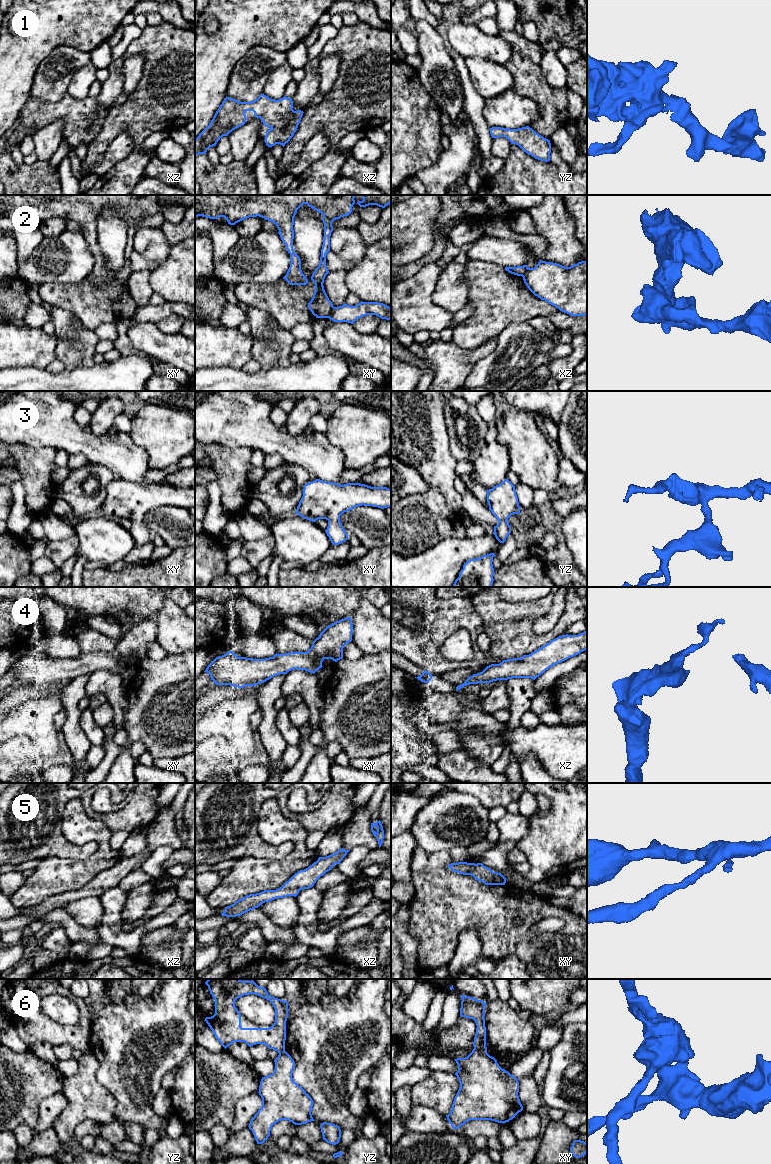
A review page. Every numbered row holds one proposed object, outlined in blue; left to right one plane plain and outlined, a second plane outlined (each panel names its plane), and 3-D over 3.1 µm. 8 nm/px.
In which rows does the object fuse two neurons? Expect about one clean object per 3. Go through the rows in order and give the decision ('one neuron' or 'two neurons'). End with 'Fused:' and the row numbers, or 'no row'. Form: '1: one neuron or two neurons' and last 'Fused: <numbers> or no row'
1: one neuron
2: two neurons
3: one neuron
4: one neuron
5: one neuron
6: two neurons
Fused: 2, 6

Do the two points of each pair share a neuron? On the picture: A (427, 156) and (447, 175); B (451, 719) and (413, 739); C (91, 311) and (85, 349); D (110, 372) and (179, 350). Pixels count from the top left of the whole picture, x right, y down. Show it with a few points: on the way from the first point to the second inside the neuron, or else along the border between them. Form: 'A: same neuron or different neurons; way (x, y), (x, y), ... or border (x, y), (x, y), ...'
A: different neurons; border (443, 150), (431, 165), (419, 170), (414, 175)
B: same neuron; way (434, 705), (416, 705), (407, 714), (407, 722)
C: different neurons; border (72, 312), (85, 326), (93, 330)
D: different neurons; border (138, 352), (147, 357)

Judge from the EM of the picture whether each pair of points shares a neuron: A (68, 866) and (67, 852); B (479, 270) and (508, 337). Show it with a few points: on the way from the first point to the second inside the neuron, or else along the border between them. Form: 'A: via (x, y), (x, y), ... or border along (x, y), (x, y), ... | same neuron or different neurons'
A: border along (91, 854), (83, 859), (45, 858) | different neurons
B: border along (526, 323), (509, 323), (496, 336) | different neurons

